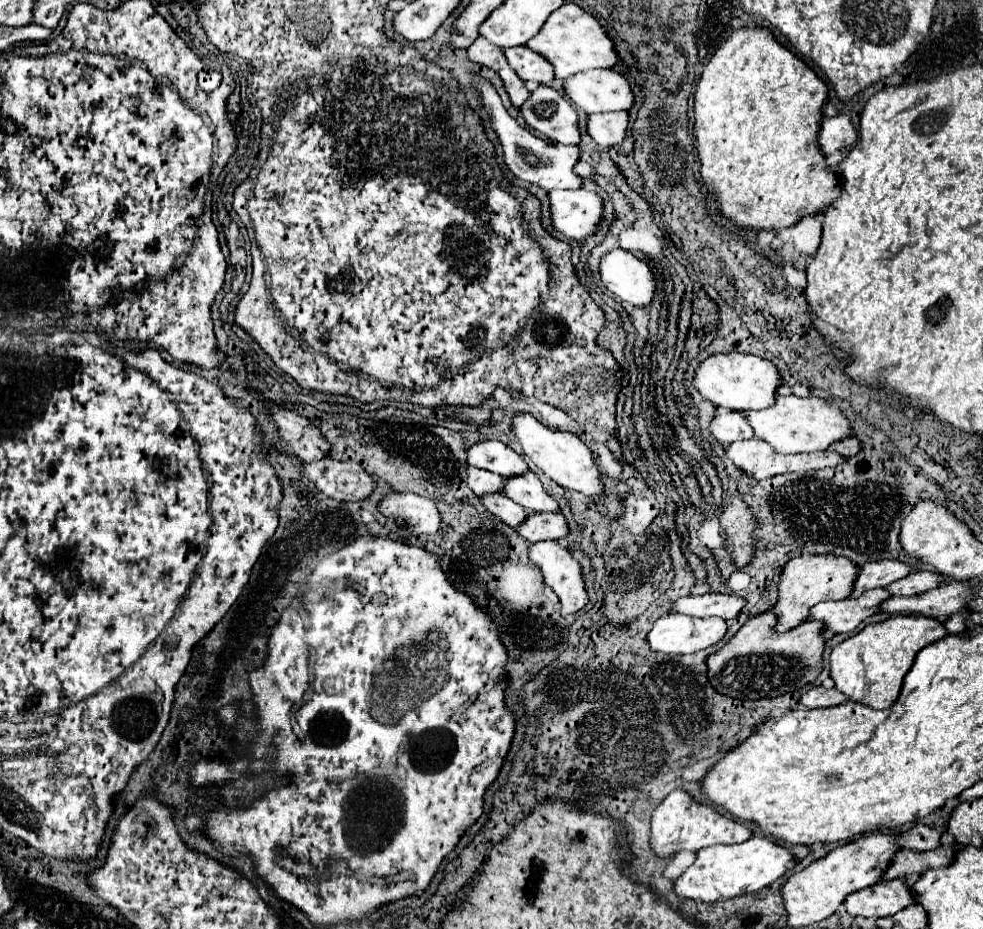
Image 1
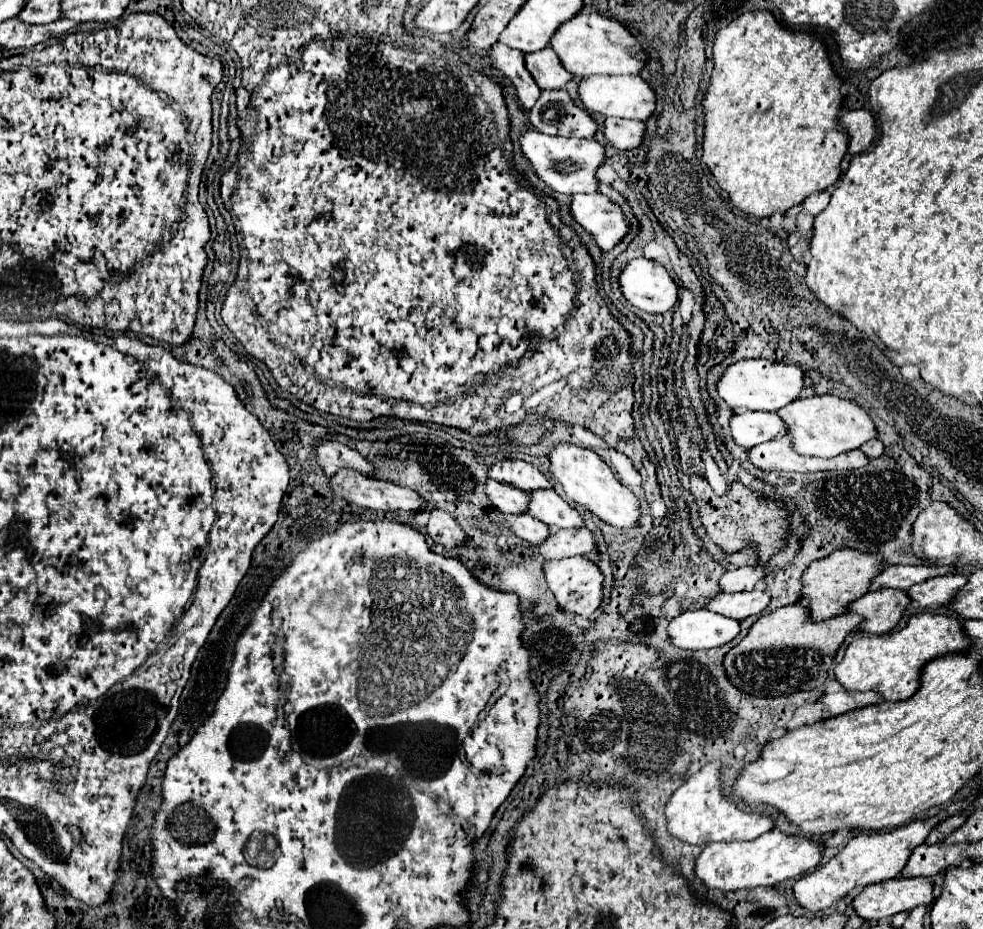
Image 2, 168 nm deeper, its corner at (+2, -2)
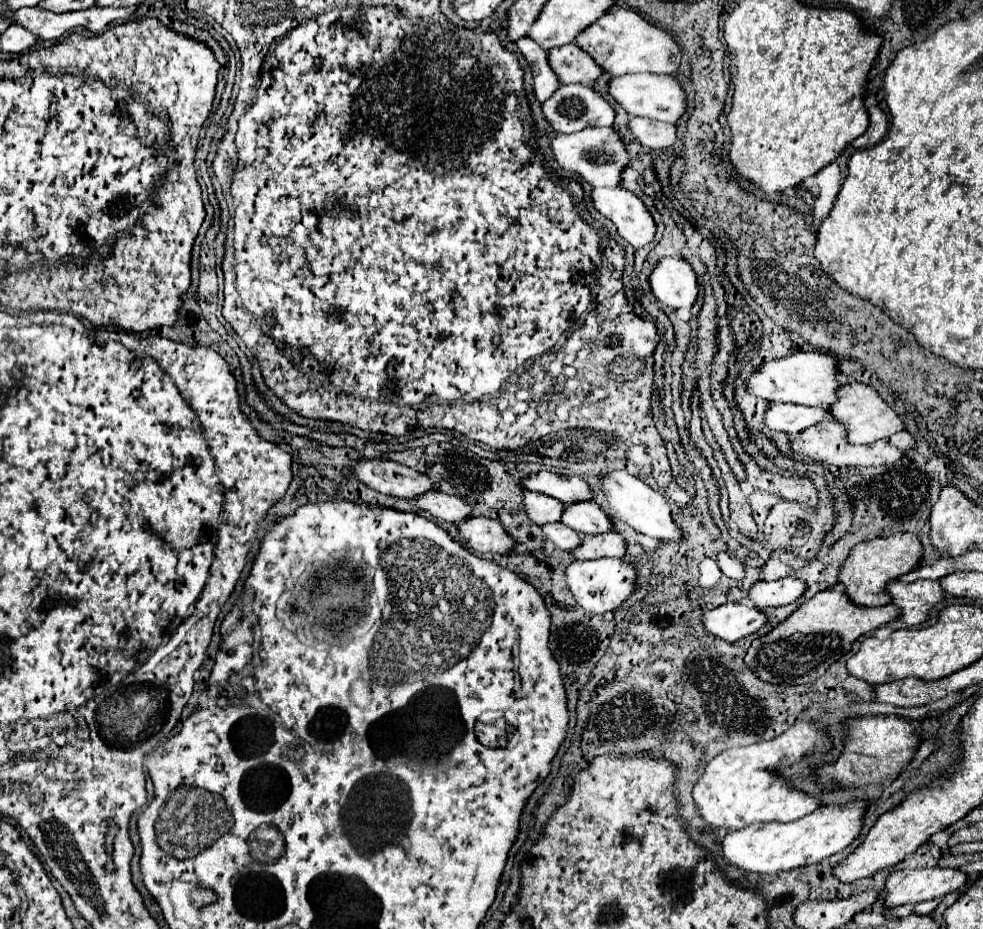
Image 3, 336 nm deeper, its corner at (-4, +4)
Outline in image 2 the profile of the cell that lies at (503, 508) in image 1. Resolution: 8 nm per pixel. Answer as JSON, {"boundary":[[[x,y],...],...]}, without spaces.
{"boundary":[[[527,513],[525,515],[511,515],[511,517],[505,515],[505,519],[511,525],[513,533],[531,545],[541,545],[551,533],[547,525],[543,525],[541,521],[537,521],[535,517],[531,517]]]}

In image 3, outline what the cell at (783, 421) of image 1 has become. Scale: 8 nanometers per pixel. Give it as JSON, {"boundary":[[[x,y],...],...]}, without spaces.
{"boundary":[[[853,383],[853,385],[843,385],[837,389],[837,401],[829,405],[829,415],[845,427],[847,443],[853,445],[863,445],[863,443],[875,443],[879,439],[887,439],[889,435],[903,431],[903,423],[893,413],[893,409],[877,395],[877,391],[869,385]]]}

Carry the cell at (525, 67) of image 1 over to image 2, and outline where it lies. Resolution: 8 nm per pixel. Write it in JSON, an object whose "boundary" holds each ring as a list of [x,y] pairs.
{"boundary":[[[551,47],[525,55],[525,61],[541,89],[561,89],[573,79],[573,75],[563,67],[561,59],[553,53]]]}

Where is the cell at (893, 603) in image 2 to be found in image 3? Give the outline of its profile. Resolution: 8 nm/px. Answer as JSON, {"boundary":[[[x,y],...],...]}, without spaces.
{"boundary":[[[891,581],[885,589],[891,595],[891,603],[901,609],[899,619],[909,627],[923,623],[929,609],[935,607],[945,595],[937,581]]]}

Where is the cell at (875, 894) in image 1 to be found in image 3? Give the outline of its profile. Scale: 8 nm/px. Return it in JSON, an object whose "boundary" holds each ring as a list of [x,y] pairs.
{"boundary":[[[903,869],[893,871],[885,883],[885,907],[897,907],[907,903],[921,903],[929,899],[941,899],[943,895],[963,887],[965,873],[957,869]]]}

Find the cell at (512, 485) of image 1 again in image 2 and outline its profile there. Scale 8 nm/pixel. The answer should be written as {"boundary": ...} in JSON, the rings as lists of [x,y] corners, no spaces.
{"boundary":[[[553,489],[547,491],[535,491],[531,495],[531,505],[529,505],[529,515],[543,521],[549,527],[559,527],[559,529],[573,529],[573,527],[583,527],[583,519],[573,509],[567,501],[563,501]]]}

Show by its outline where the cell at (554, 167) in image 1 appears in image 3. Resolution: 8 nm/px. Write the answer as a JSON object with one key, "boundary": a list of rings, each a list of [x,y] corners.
{"boundary":[[[587,127],[577,133],[559,133],[551,141],[551,151],[555,161],[585,179],[591,187],[617,187],[621,183],[621,171],[629,159],[625,145],[613,129],[605,127]]]}

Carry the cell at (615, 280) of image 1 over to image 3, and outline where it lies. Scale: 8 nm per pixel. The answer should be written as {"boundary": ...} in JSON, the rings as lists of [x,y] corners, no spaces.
{"boundary":[[[661,259],[649,275],[649,287],[663,305],[675,309],[678,319],[688,323],[699,289],[695,271],[685,259]]]}

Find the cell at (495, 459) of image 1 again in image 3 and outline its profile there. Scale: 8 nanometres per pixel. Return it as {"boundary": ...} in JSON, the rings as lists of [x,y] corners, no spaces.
{"boundary":[[[539,471],[539,473],[529,473],[521,479],[523,487],[531,489],[531,491],[539,491],[545,493],[549,497],[555,497],[563,503],[573,503],[573,501],[589,501],[591,493],[589,493],[589,485],[579,479],[579,477],[565,477],[565,475],[557,475],[551,471]]]}

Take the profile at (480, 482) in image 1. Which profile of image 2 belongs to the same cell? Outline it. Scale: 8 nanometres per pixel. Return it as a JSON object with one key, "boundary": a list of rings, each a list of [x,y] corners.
{"boundary":[[[493,479],[487,481],[485,491],[487,491],[489,499],[493,501],[493,505],[495,505],[501,513],[509,513],[509,515],[527,513],[527,507],[529,507],[529,493],[527,493],[527,491],[515,489],[515,487],[511,487],[511,485],[497,483],[497,481],[493,481]]]}

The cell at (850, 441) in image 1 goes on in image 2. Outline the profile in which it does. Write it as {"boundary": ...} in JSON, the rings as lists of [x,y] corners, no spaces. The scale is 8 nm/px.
{"boundary":[[[871,439],[861,447],[863,453],[867,453],[867,457],[881,457],[883,455],[883,443],[879,439]]]}

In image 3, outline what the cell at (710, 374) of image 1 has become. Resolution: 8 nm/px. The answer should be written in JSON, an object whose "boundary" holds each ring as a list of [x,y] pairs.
{"boundary":[[[797,351],[793,355],[765,361],[753,371],[745,381],[745,391],[749,395],[761,397],[775,403],[799,403],[809,407],[827,407],[835,401],[837,391],[837,363],[835,357],[819,351]]]}

